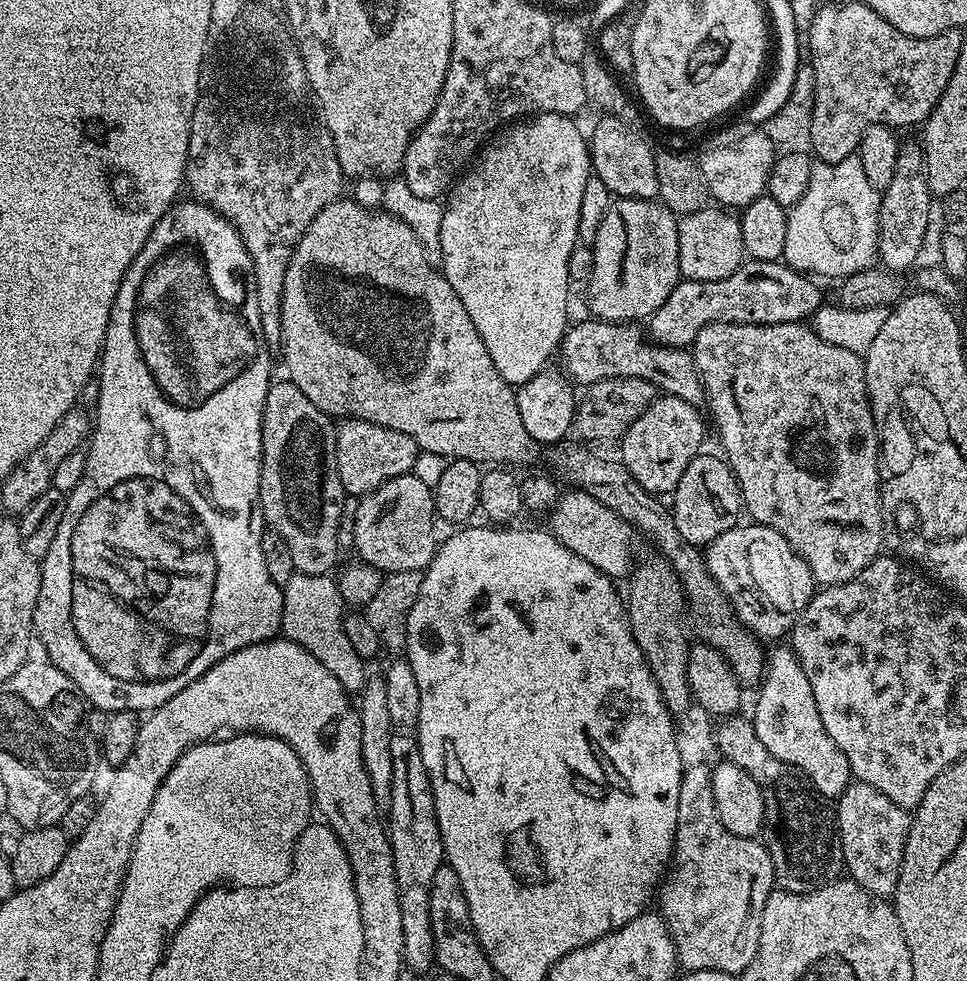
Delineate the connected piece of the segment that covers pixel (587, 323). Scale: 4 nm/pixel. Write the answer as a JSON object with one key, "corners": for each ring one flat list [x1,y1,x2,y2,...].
{"corners":[[587,319,581,324,573,323,565,331,558,349,558,361,561,364,559,367,573,385,587,386,606,378,637,376,650,382,661,393,677,396,697,406,705,403,704,387,691,351,649,342,645,329,632,322]]}

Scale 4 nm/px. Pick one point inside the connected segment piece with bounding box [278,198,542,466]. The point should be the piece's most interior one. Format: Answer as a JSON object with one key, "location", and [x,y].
{"location":[370,331]}

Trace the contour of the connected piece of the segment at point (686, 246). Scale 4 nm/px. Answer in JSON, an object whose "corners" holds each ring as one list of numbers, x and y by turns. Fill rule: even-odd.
{"corners":[[709,206,679,217,678,262,683,279,714,282,718,278,730,278,730,274,734,274,734,270,738,270,745,260,742,226,731,211]]}

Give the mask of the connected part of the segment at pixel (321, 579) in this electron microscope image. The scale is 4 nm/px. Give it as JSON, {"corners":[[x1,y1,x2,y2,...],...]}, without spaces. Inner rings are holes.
{"corners":[[296,572,282,587,284,593,284,609,282,610,282,622,280,632,283,639,292,640,298,646,302,646,338,682,342,682,345,692,359,694,364,689,365,682,370,678,370,672,364,669,365,657,350,646,350,640,344,633,344,618,346,615,346,603,340,596,337,581,331,575,311,576,305,572]]}

